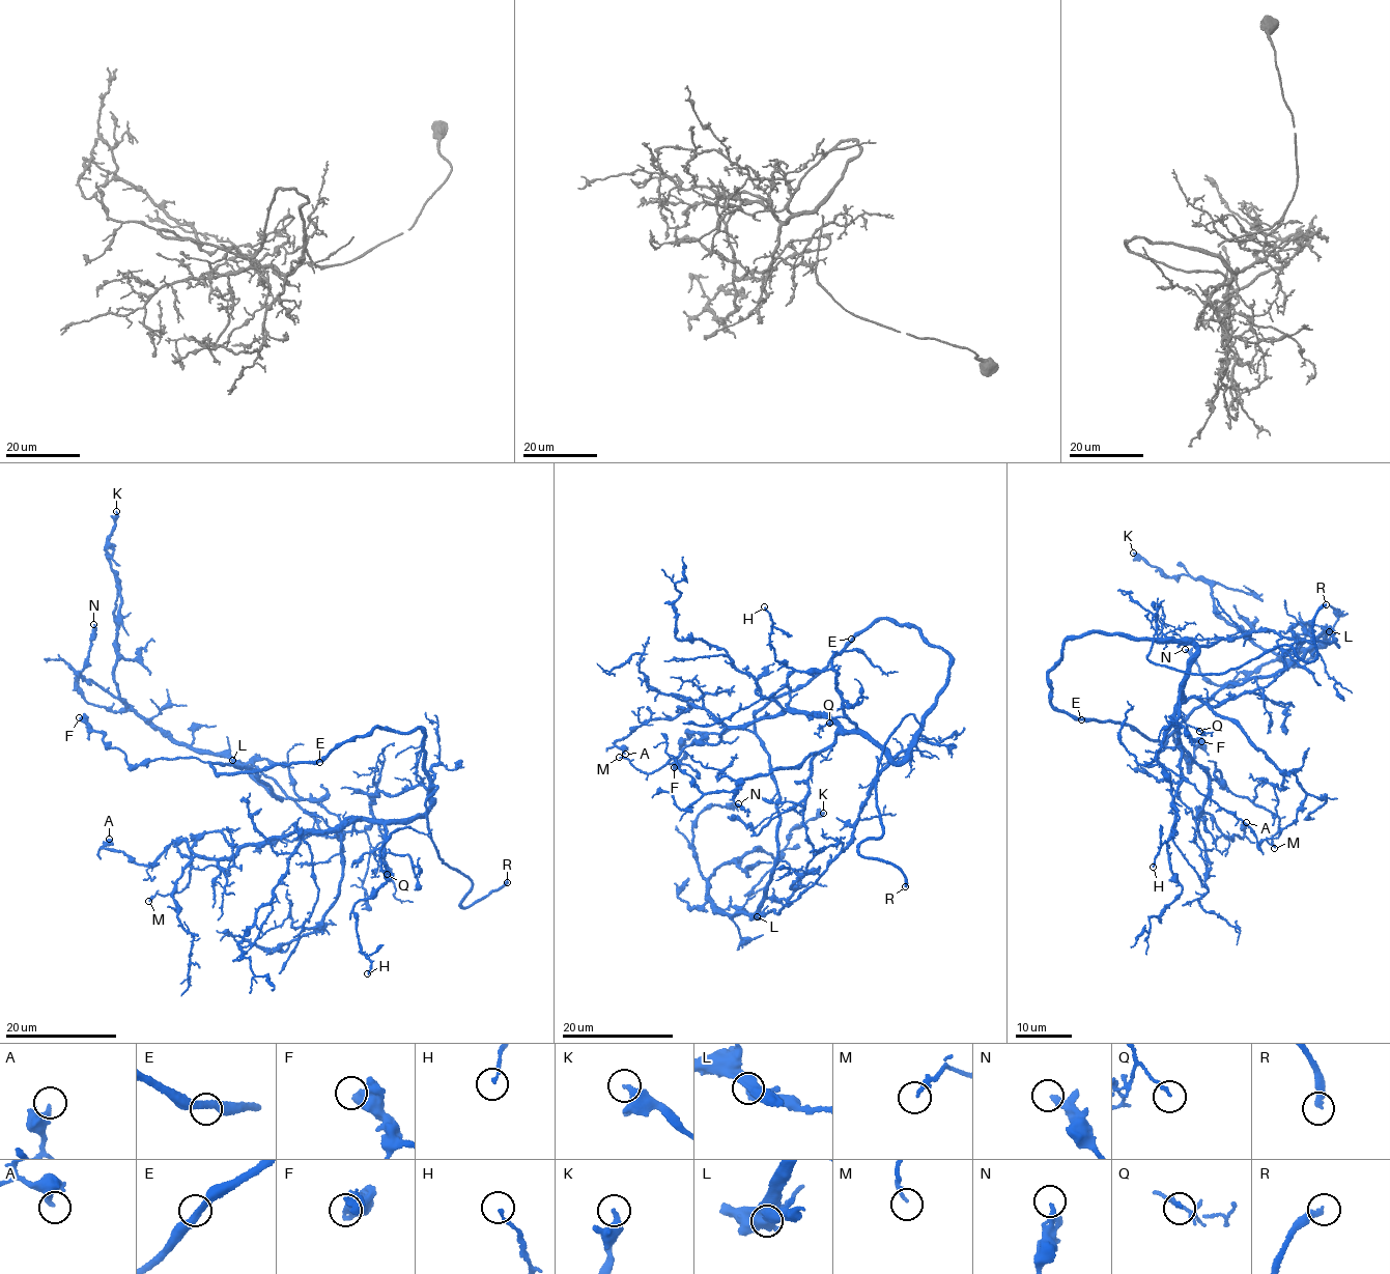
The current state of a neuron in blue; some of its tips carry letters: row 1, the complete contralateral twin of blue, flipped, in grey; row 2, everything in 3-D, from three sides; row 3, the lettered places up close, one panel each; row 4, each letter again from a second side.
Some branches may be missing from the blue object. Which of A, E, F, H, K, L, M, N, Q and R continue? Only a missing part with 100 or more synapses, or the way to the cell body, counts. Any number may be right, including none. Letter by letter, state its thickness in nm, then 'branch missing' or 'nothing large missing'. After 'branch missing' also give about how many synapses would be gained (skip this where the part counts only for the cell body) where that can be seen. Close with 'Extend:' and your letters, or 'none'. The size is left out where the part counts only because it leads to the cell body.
A: calibre 320 nm; nothing large missing
E: calibre 320 nm; nothing large missing
F: calibre 550 nm; nothing large missing
H: calibre 150 nm; nothing large missing
K: calibre 280 nm; nothing large missing
L: calibre 340 nm; nothing large missing
M: calibre 170 nm; nothing large missing
N: calibre 260 nm; nothing large missing
Q: calibre 130 nm; nothing large missing
R: calibre 320 nm; branch missing
Extend: R

